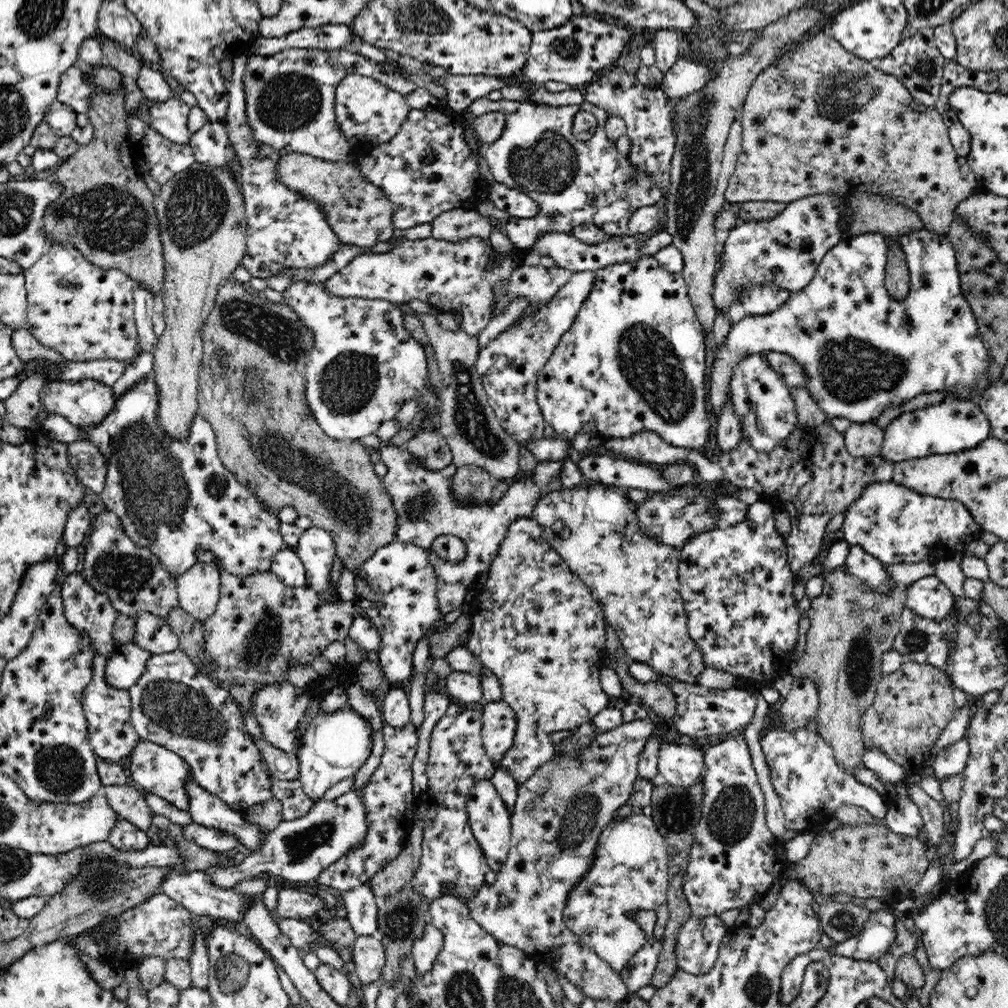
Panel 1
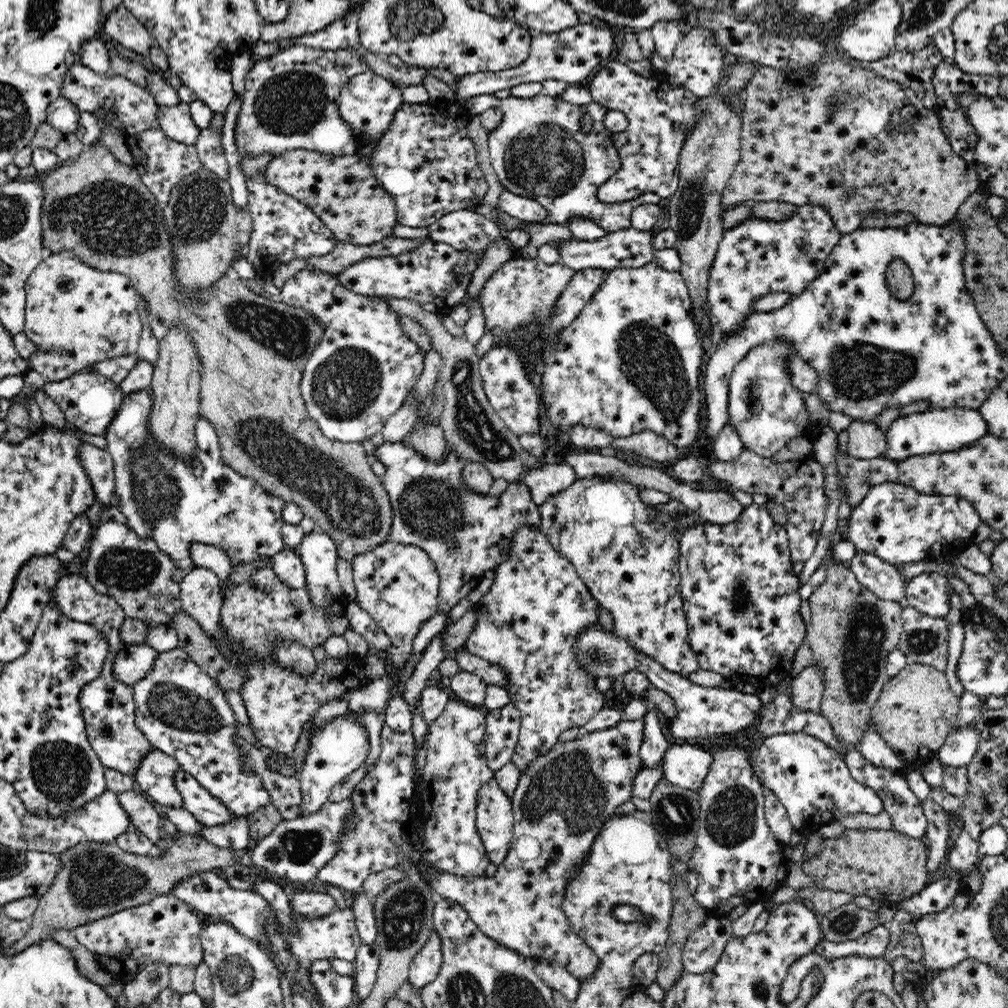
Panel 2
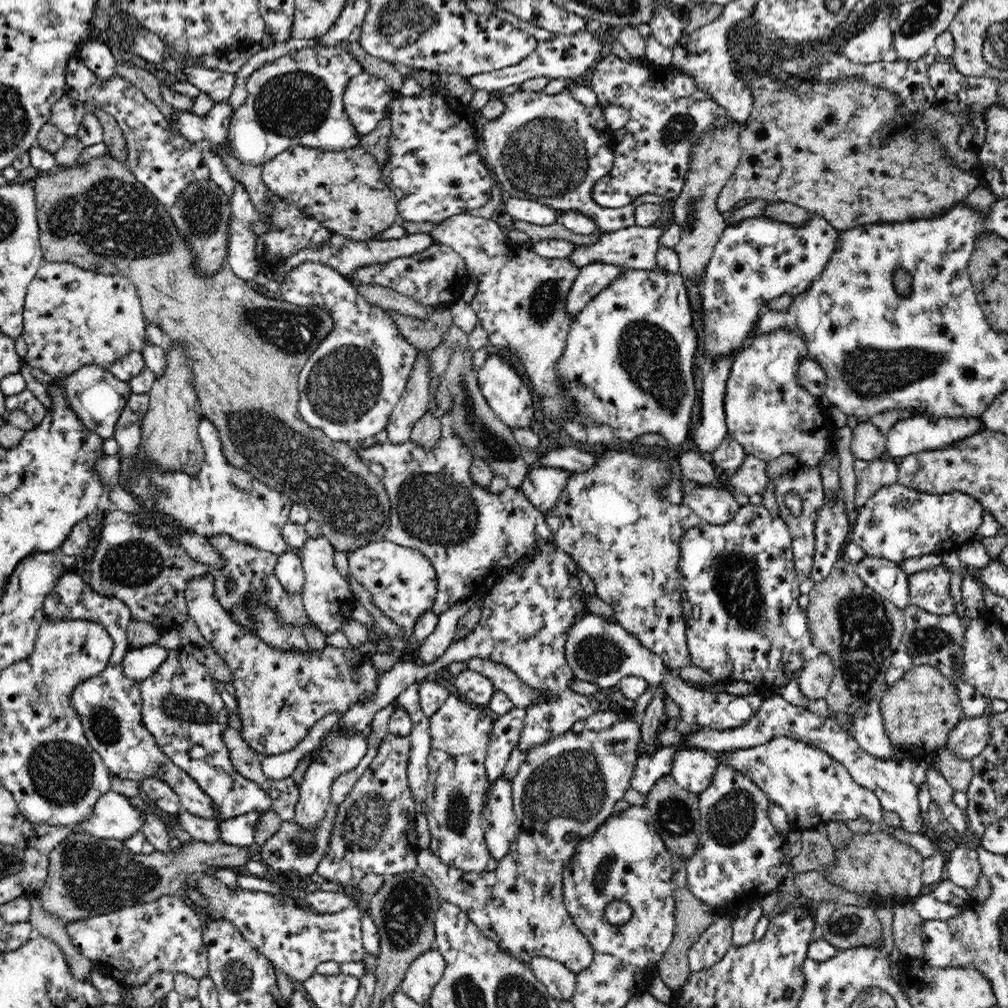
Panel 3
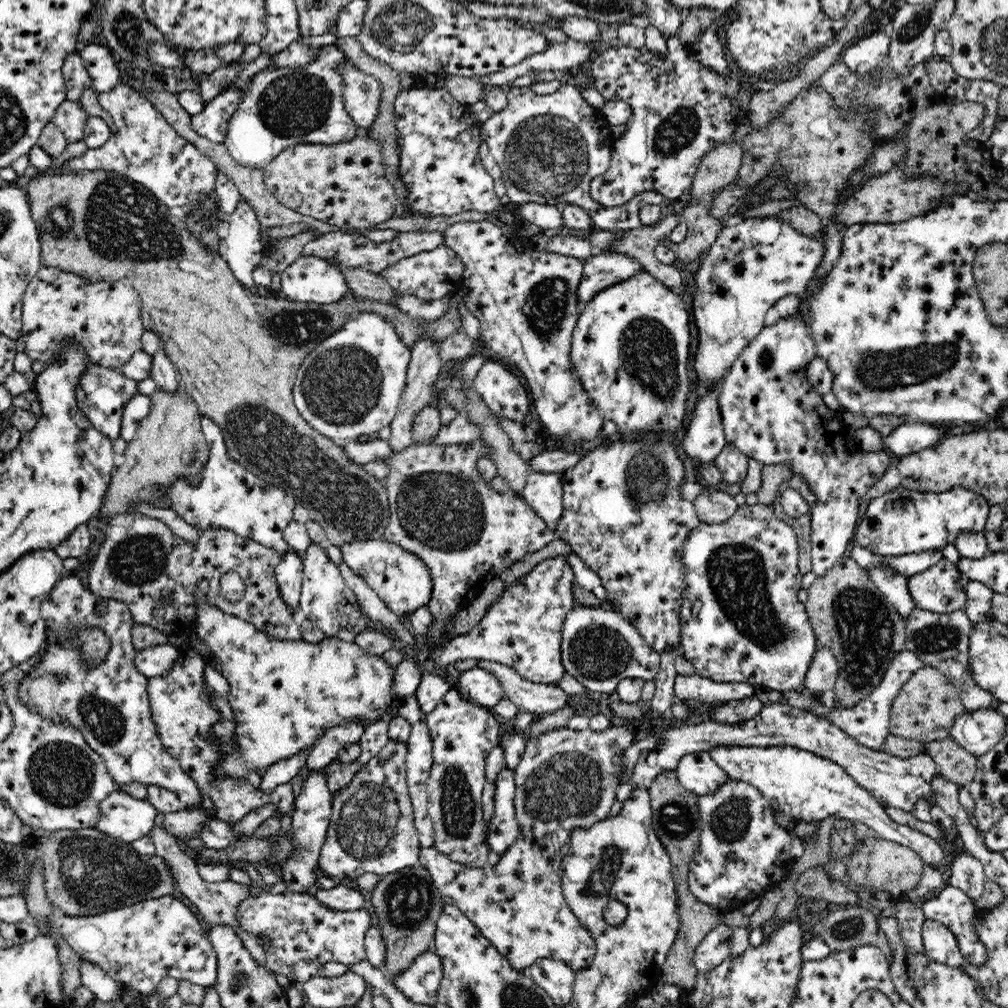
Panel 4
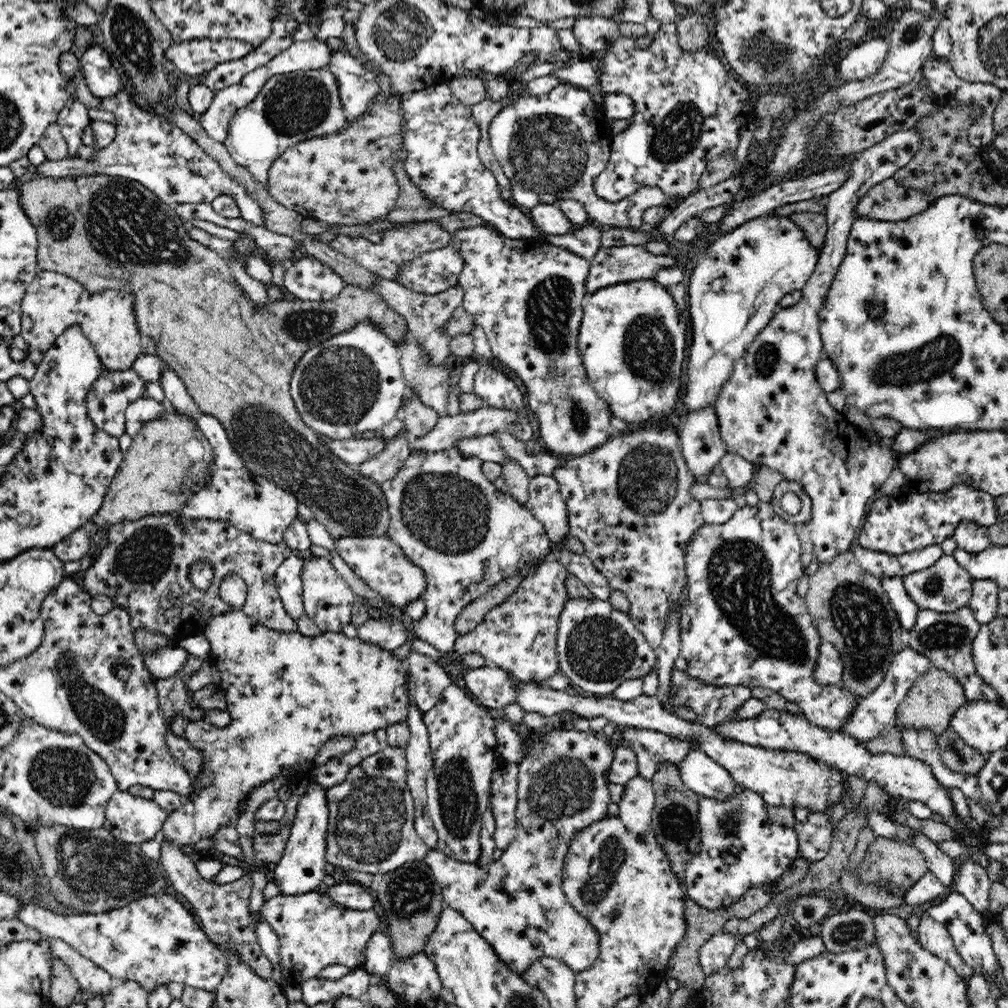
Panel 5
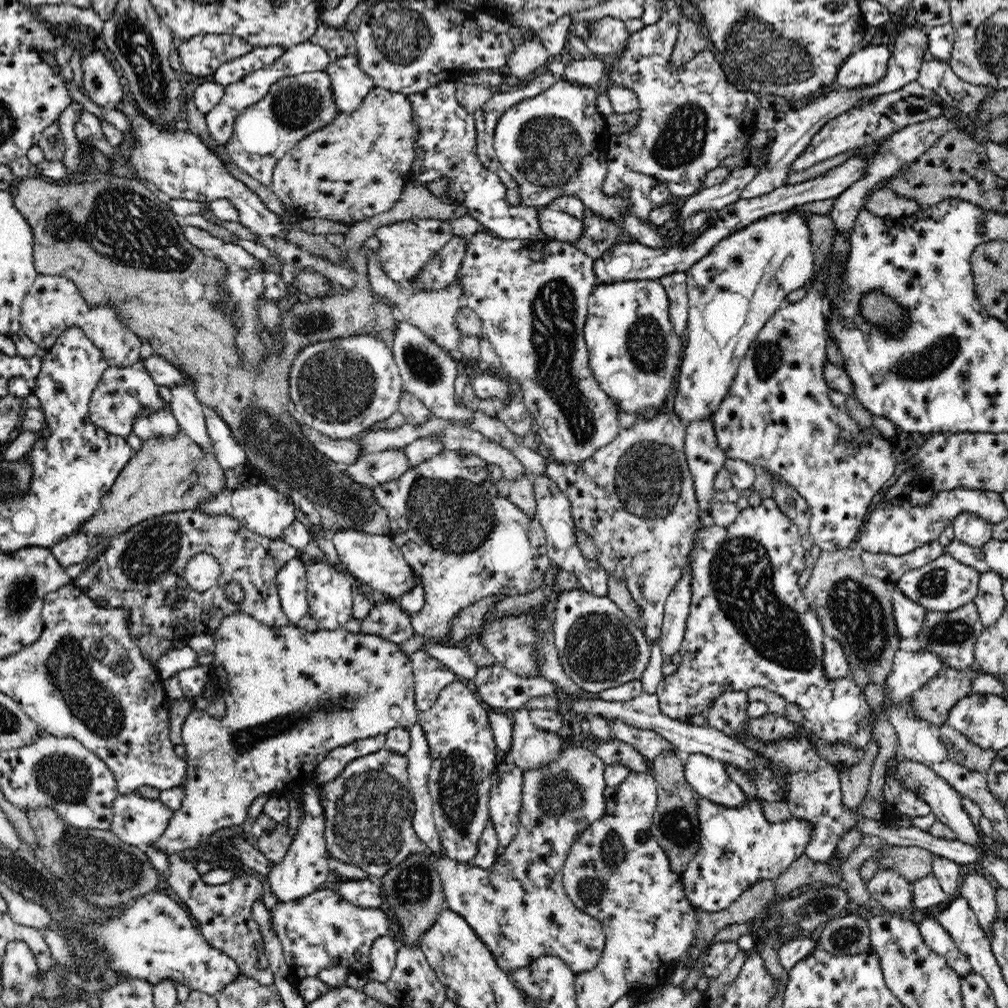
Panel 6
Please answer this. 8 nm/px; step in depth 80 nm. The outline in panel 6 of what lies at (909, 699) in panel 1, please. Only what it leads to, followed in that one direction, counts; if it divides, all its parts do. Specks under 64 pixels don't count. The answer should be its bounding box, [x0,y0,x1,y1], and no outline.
[911,666,982,726]

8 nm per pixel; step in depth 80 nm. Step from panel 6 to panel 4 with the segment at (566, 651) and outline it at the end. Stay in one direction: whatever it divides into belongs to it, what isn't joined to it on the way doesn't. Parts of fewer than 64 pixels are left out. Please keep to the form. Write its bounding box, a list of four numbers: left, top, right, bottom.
[561,606,660,693]

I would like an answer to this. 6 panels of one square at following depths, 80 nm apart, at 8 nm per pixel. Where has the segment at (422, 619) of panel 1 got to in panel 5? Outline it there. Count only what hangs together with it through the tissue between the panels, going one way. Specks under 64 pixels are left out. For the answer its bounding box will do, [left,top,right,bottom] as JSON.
[335,535,426,608]

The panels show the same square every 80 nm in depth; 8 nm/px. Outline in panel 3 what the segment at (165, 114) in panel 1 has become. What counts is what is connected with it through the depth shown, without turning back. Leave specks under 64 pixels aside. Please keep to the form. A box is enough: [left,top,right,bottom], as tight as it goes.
[171,101,234,146]

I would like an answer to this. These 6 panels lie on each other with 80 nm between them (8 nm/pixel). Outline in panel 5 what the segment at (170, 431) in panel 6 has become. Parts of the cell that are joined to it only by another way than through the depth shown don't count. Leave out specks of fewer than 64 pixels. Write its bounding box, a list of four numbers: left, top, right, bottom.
[126,397,168,437]

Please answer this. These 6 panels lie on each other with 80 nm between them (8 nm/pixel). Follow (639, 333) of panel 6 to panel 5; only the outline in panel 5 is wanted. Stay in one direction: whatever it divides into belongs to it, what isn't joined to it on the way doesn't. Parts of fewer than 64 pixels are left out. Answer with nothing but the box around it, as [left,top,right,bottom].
[579,279,686,422]

